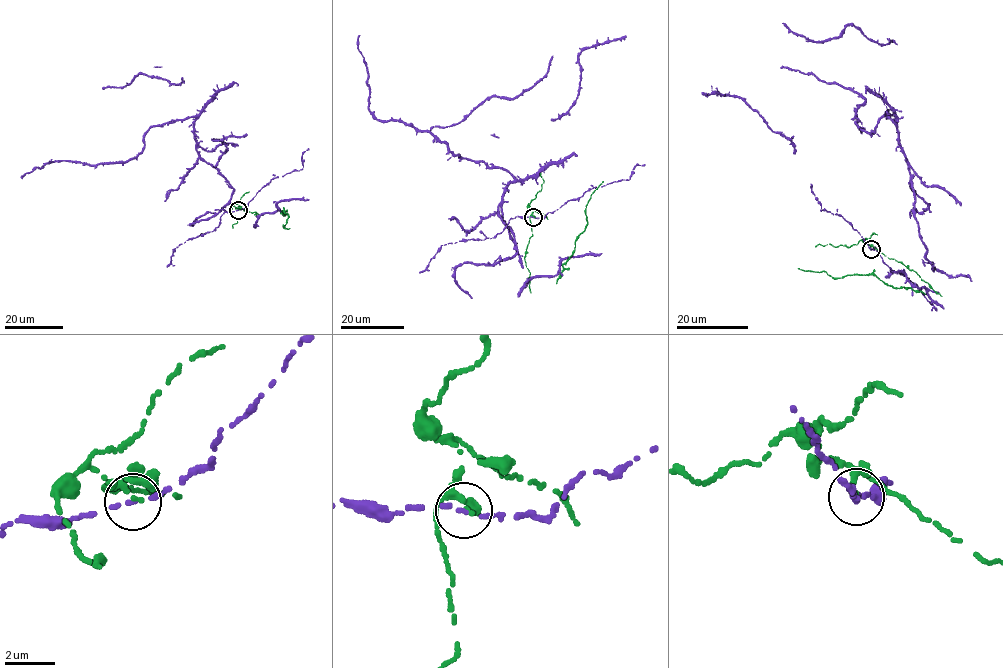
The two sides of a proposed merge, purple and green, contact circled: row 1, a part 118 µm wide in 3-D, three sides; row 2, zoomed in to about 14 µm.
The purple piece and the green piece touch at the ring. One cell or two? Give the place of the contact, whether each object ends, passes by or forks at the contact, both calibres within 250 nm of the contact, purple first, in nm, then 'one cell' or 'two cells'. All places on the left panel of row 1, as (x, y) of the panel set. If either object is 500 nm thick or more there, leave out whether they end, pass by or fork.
at (238, 210); purple ends there; green passes by; 180 nm thick on the purple side, 190 nm on the other; two cells

